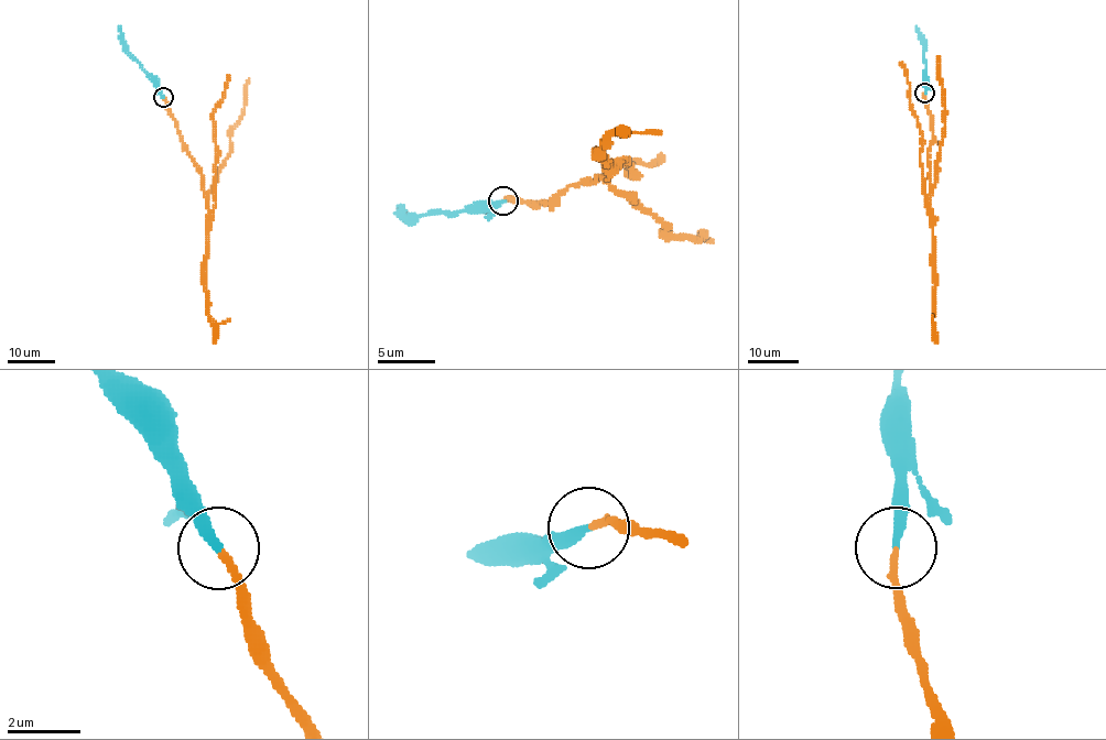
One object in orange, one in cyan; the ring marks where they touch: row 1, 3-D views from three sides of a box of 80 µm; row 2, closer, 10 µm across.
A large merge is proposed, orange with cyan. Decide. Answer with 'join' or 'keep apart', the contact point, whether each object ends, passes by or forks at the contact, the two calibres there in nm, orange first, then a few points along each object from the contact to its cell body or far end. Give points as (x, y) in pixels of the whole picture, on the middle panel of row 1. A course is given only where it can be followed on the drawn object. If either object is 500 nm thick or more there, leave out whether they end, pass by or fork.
join; at (503, 200); orange ends there; cyan ends there; 170 nm thick on the orange side, 280 nm on the other; orange runs (502, 200), (548, 204), (617, 162), (627, 159), (633, 176), (626, 163), (647, 165), (661, 153); cyan runs (502, 200), (414, 219), (398, 205)

